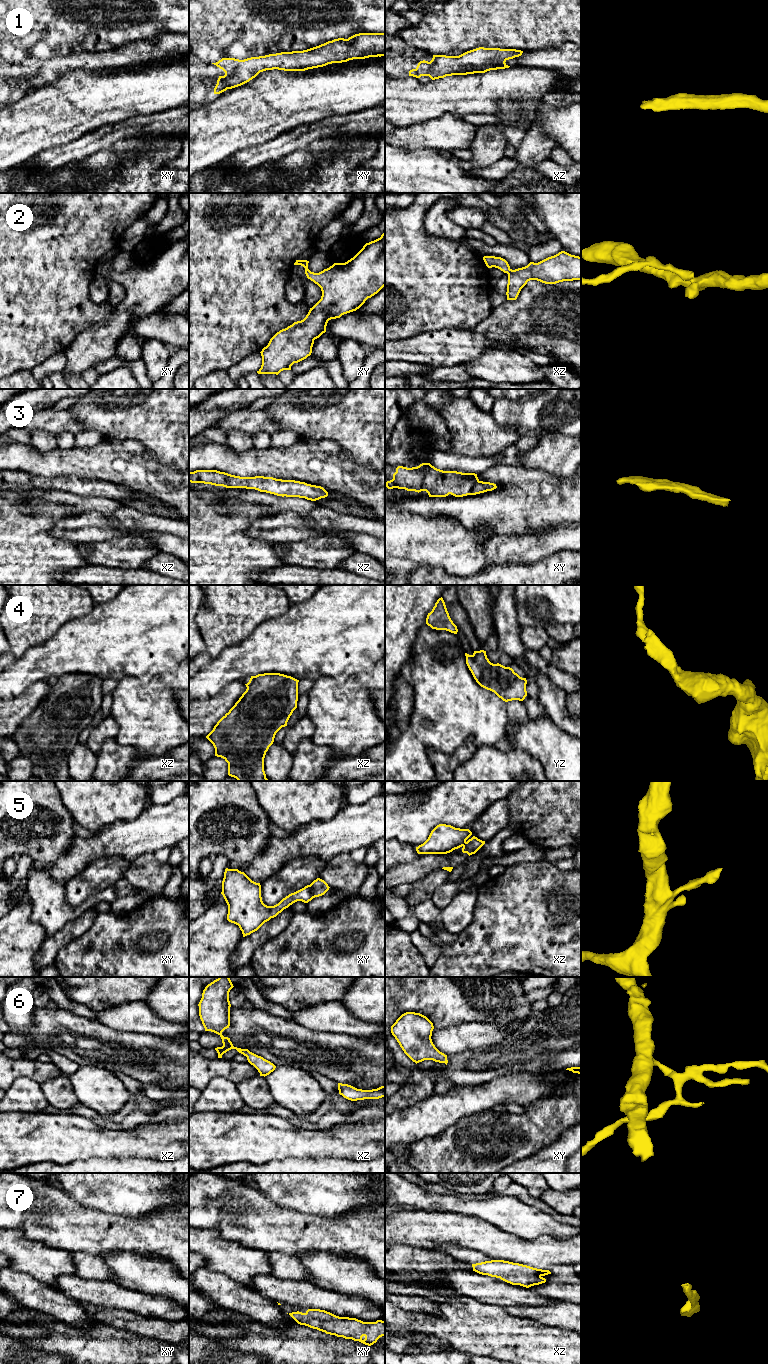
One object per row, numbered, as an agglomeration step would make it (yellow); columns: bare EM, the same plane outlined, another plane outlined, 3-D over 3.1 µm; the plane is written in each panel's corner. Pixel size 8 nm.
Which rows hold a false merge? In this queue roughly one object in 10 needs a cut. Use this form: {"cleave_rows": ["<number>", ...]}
{"cleave_rows": []}

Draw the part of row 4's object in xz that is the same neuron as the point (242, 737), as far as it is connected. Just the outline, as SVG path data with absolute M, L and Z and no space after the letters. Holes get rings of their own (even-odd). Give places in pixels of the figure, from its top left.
M280 673L251 676L247 689L214 726L206 738L215 748L215 756L228 763L228 775L238 781L268 781L264 771L264 758L273 744L276 733L287 726L297 708L299 680Z

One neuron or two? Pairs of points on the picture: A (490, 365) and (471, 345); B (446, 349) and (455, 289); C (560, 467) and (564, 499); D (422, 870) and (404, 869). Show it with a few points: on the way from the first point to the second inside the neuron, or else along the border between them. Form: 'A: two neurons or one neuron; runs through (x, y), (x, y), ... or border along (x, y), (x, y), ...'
A: two neurons; border along (497, 348), (486, 350), (473, 359), (461, 364)
B: two neurons; border along (471, 328), (441, 328), (426, 332)
C: two neurons; border along (539, 468), (550, 474), (570, 479)
D: one neuron; runs through (418, 870), (408, 870)

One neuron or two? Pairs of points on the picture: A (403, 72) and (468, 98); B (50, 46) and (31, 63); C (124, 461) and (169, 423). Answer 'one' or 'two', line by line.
A: two
B: two
C: two

